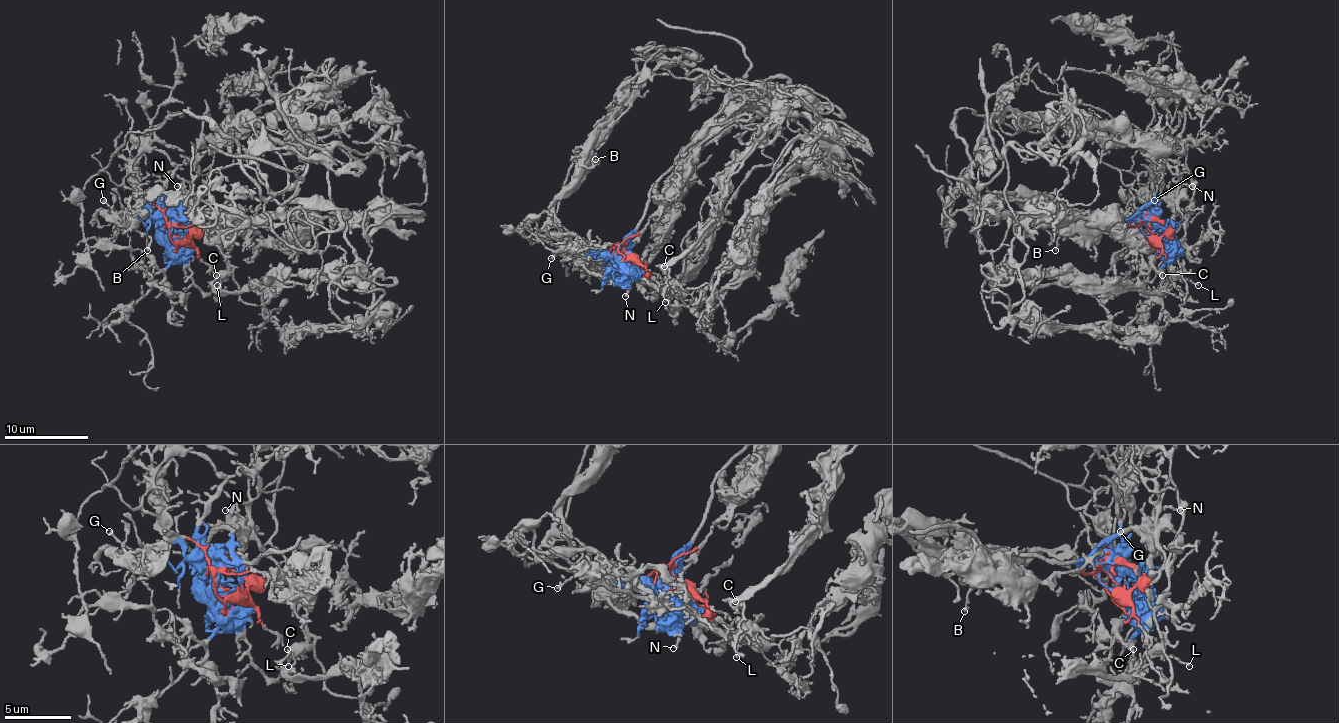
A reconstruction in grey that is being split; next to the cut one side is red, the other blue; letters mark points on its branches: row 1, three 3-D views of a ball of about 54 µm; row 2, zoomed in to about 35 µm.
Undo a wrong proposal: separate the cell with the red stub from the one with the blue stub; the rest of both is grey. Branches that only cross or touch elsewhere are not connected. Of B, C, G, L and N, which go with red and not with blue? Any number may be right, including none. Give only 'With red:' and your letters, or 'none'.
With red: B, C, L

